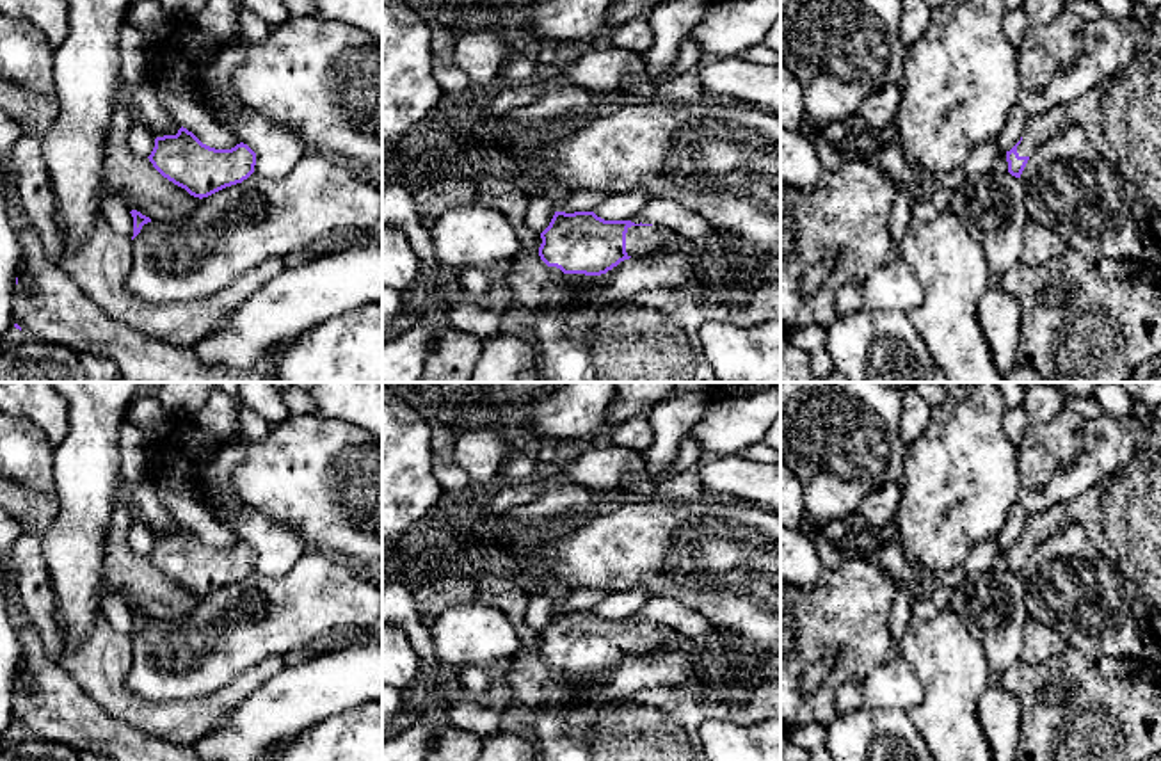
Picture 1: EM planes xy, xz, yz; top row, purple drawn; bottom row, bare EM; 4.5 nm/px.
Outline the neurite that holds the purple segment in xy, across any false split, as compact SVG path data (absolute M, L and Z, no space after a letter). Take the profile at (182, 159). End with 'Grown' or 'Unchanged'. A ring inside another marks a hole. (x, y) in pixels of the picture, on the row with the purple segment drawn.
M183 126L176 135L156 137L148 158L164 178L199 199L242 183L256 165L256 153L247 144L215 149Z. Unchanged

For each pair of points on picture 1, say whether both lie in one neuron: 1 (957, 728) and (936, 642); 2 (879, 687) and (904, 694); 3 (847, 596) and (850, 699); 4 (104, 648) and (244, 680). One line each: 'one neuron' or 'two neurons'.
1: one neuron
2: one neuron
3: two neurons
4: one neuron

